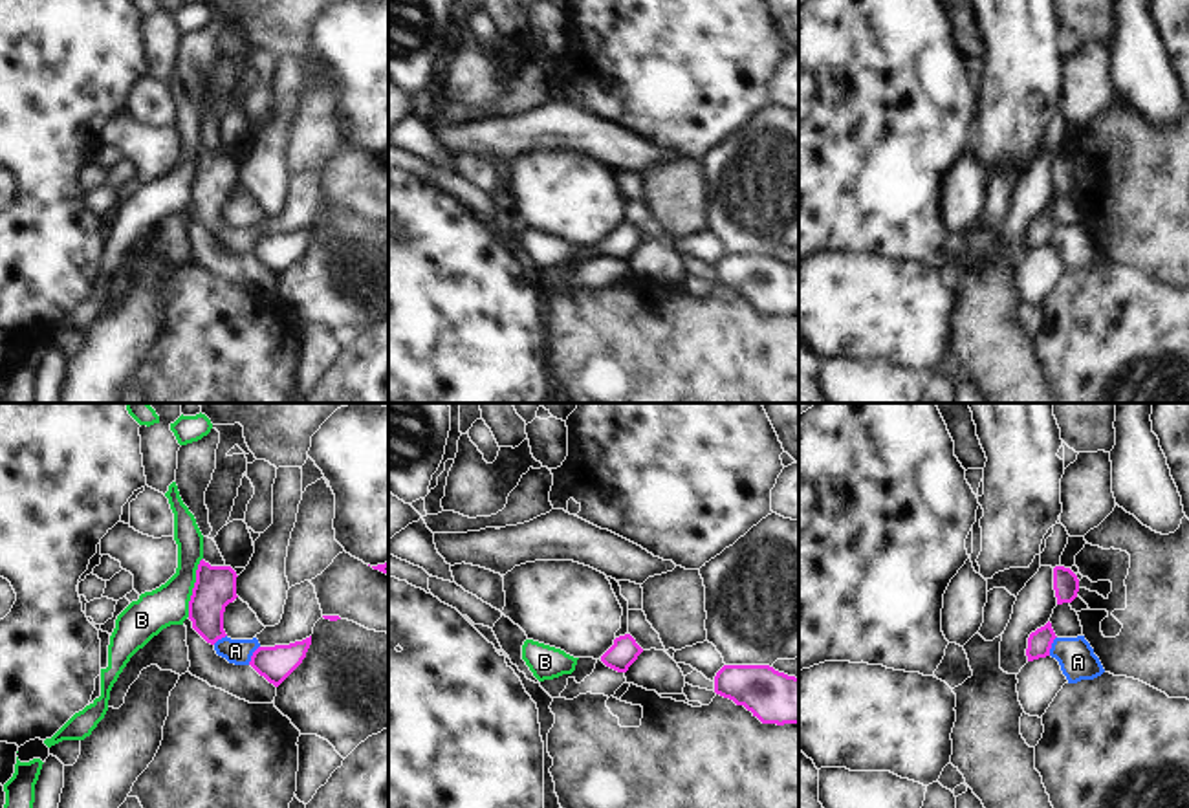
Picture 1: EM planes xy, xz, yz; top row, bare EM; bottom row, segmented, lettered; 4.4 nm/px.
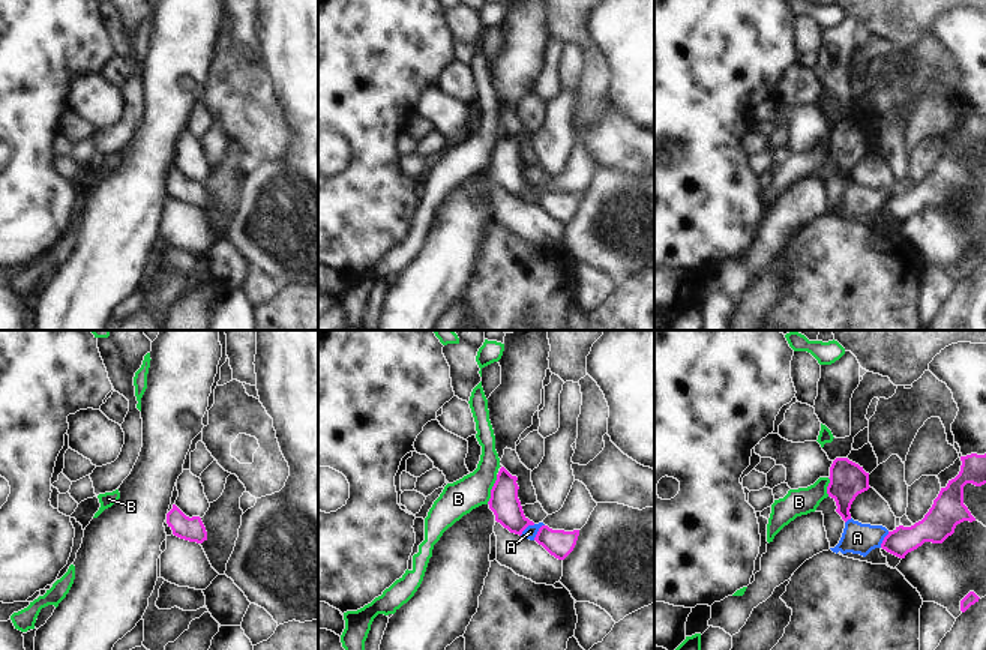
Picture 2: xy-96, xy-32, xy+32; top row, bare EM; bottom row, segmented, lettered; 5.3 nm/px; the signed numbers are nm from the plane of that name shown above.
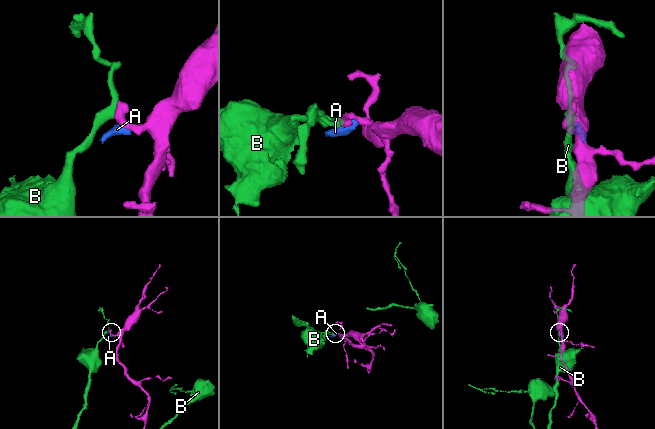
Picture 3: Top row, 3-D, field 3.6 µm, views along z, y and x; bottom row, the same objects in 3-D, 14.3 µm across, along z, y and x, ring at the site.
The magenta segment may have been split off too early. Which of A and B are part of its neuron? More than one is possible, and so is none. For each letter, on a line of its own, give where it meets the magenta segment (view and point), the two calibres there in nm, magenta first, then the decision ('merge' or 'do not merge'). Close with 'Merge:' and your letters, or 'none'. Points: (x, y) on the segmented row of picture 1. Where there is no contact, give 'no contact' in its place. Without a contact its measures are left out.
A: contact xy (253, 655); calibres 160 and 110 nm; do not merge
B: contact xy (195, 587); calibres 180 and 180 nm; do not merge
Merge: none

